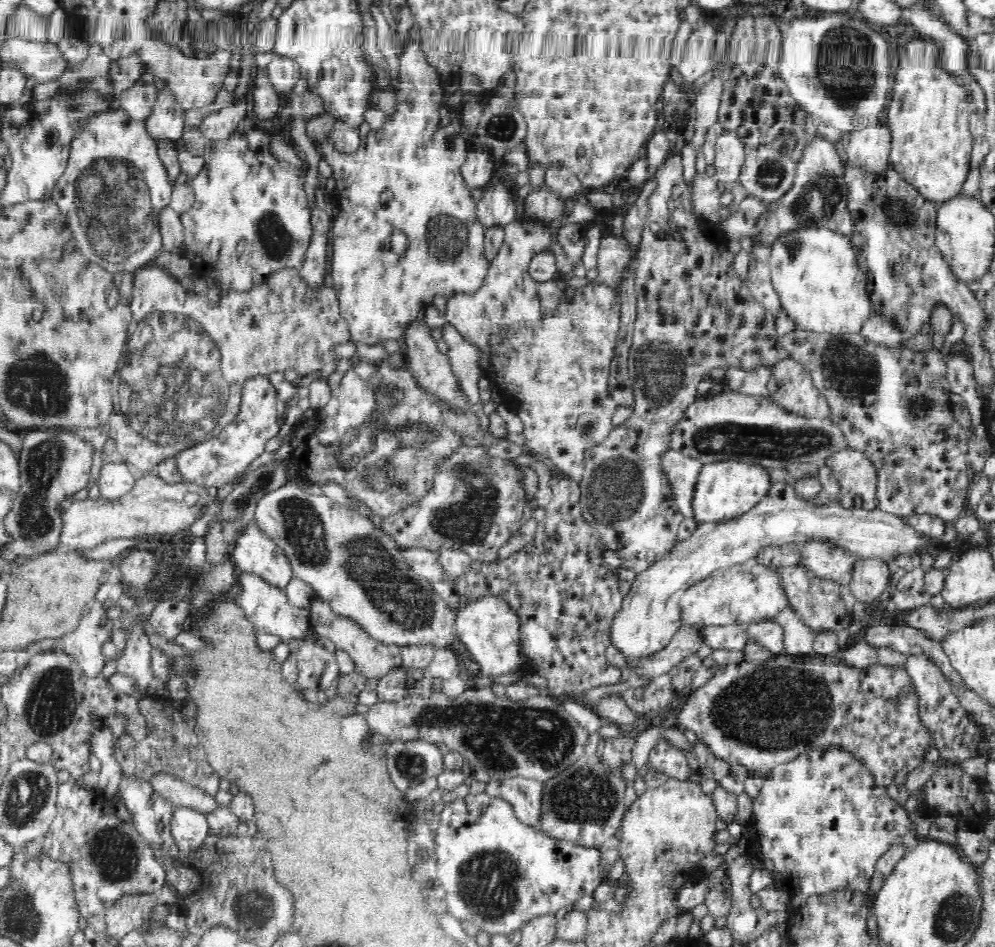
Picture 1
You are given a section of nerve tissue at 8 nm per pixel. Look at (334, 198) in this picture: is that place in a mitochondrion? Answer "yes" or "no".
no

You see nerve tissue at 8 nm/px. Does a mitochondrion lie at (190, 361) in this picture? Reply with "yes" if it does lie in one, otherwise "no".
yes

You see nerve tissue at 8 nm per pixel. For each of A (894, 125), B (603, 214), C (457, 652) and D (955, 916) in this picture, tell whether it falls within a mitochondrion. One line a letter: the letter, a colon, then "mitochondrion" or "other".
A: other
B: other
C: other
D: mitochondrion

